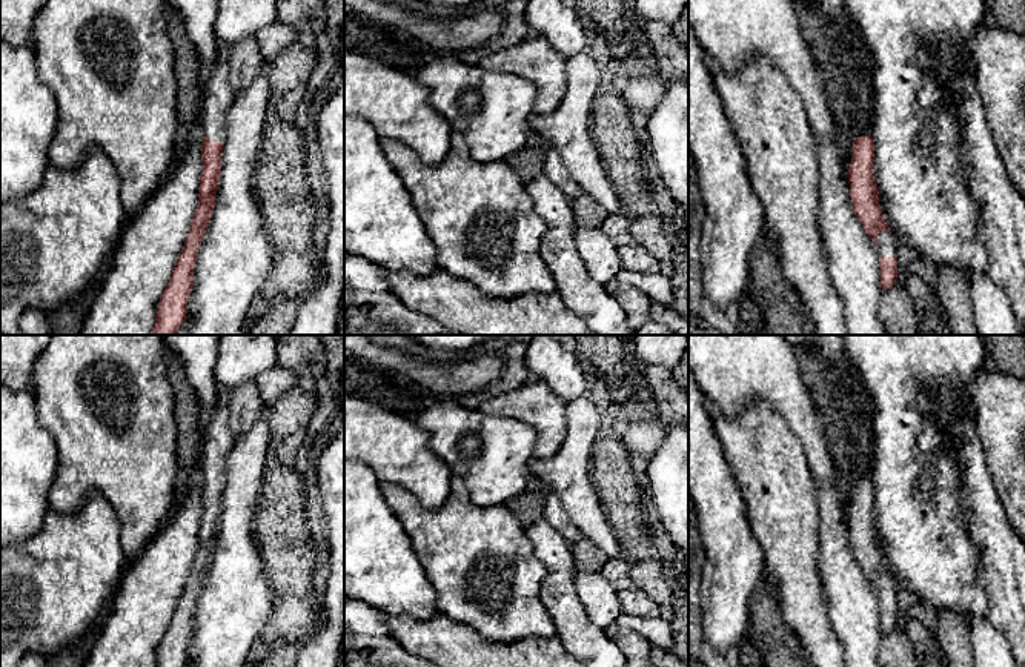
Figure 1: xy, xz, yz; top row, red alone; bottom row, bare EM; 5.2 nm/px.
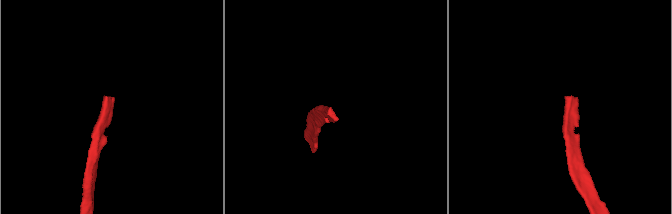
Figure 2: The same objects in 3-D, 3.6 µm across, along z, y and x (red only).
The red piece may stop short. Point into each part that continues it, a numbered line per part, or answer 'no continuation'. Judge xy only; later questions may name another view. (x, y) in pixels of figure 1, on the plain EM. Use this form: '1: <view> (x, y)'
1: xy (218, 440)

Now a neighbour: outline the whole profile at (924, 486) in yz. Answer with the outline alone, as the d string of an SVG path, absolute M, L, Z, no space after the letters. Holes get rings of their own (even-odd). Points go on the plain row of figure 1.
M924 472L916 483L916 492L924 499L931 499L934 495L934 486L928 472Z

